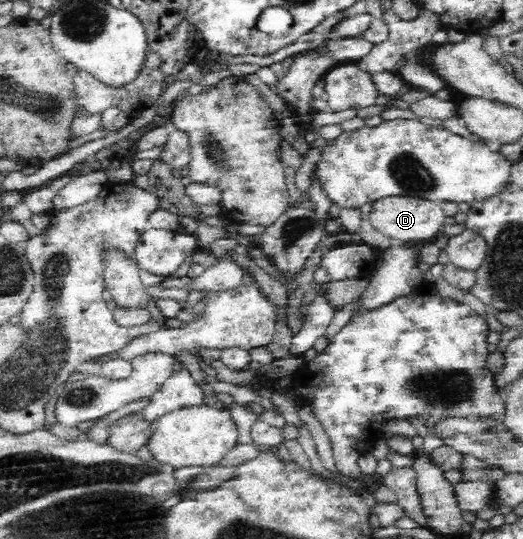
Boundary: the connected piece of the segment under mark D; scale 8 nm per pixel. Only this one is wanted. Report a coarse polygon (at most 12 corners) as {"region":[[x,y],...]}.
{"region":[[439,201],[373,203],[367,217],[399,243],[433,241],[445,228]]}

